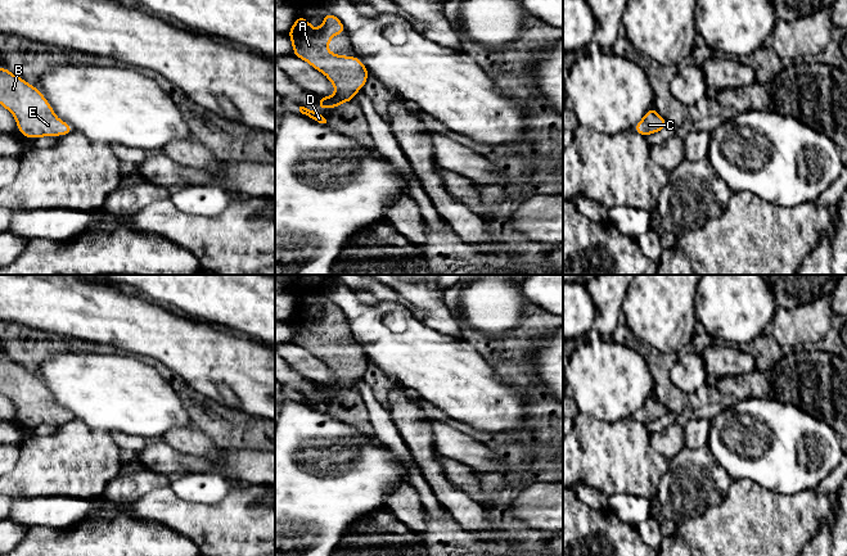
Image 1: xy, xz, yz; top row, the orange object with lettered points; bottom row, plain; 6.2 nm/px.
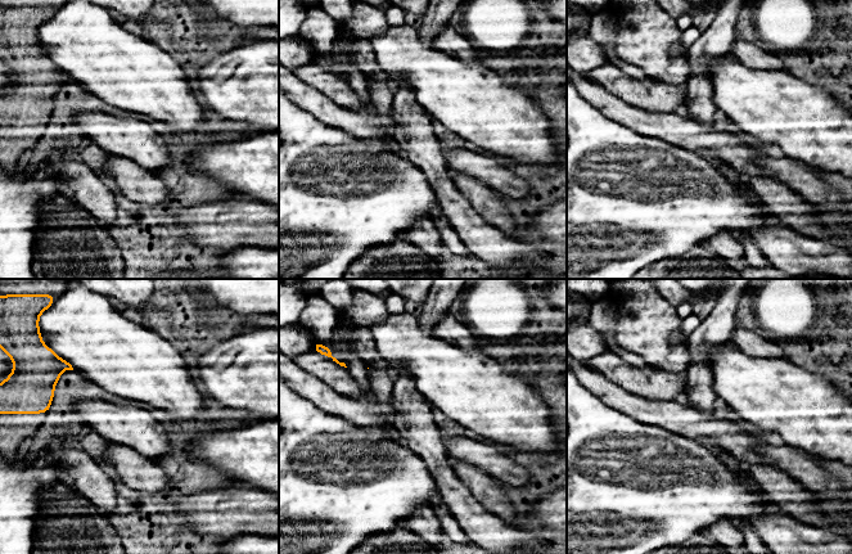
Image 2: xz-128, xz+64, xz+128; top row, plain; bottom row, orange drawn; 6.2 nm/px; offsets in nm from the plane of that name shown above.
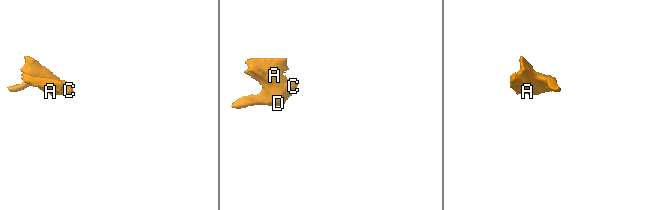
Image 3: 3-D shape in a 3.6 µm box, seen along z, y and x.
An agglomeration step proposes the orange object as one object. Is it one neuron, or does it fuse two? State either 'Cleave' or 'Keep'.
Keep

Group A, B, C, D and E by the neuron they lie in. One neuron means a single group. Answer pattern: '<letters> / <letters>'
A B C D E

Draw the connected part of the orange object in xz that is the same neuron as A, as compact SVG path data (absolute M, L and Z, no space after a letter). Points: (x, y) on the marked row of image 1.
M332 13L324 15L324 22L317 31L303 15L299 15L288 32L293 42L293 54L323 72L337 90L333 96L320 96L319 108L337 108L344 101L353 100L369 76L368 69L356 56L335 55L326 50L326 45L332 41L330 36L342 33L346 33L346 28Z

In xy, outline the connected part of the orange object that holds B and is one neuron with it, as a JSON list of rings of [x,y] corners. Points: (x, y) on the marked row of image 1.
[[[0,67],[0,104],[13,113],[19,132],[26,137],[64,136],[75,131],[73,126],[55,117],[51,105],[36,87],[5,67]]]

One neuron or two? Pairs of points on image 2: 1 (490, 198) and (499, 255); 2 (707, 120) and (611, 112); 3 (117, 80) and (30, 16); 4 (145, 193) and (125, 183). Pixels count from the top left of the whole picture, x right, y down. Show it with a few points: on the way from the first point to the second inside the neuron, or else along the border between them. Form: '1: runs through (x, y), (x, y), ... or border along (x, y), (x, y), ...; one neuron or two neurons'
1: border along (460, 192), (481, 215); two neurons
2: runs through (683, 124), (647, 124), (635, 118); one neuron
3: border along (54, 13), (39, 27), (41, 54); two neurons
4: runs through (140, 188), (135, 183), (130, 183); one neuron

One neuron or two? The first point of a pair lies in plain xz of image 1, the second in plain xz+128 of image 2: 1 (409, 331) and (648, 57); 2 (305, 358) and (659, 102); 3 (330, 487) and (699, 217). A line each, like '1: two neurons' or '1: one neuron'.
1: two neurons
2: one neuron
3: one neuron

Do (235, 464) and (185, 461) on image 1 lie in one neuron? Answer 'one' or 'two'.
one

